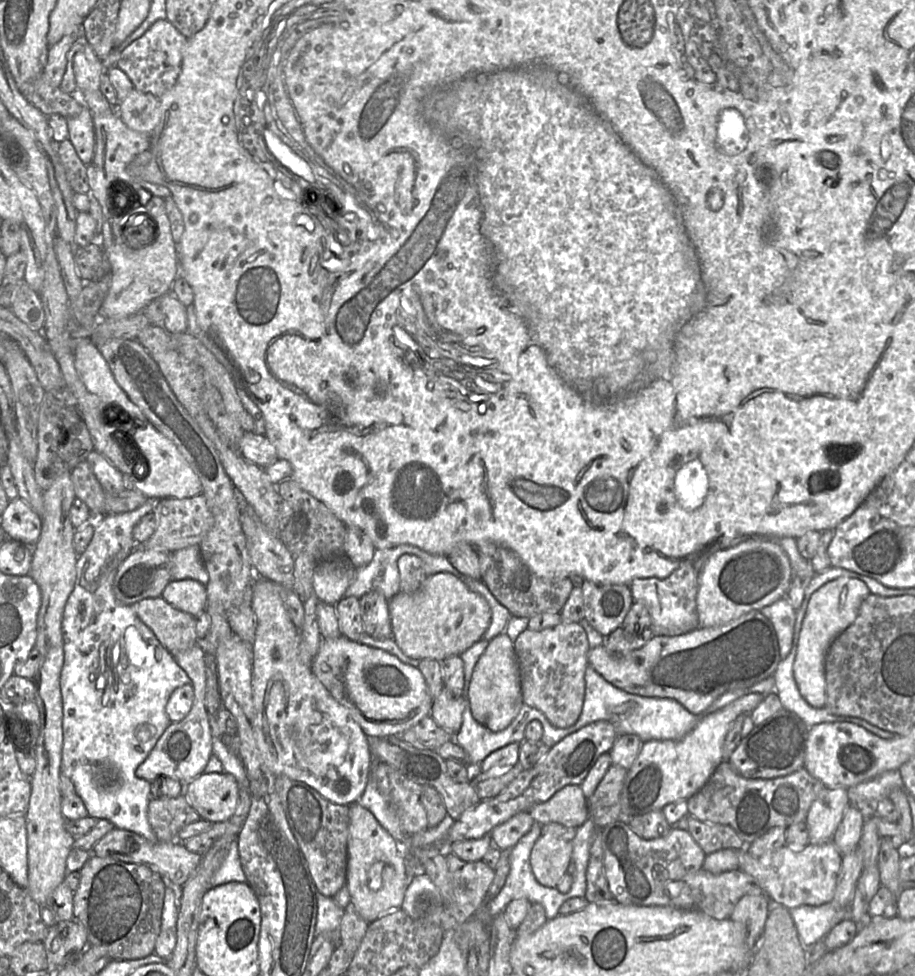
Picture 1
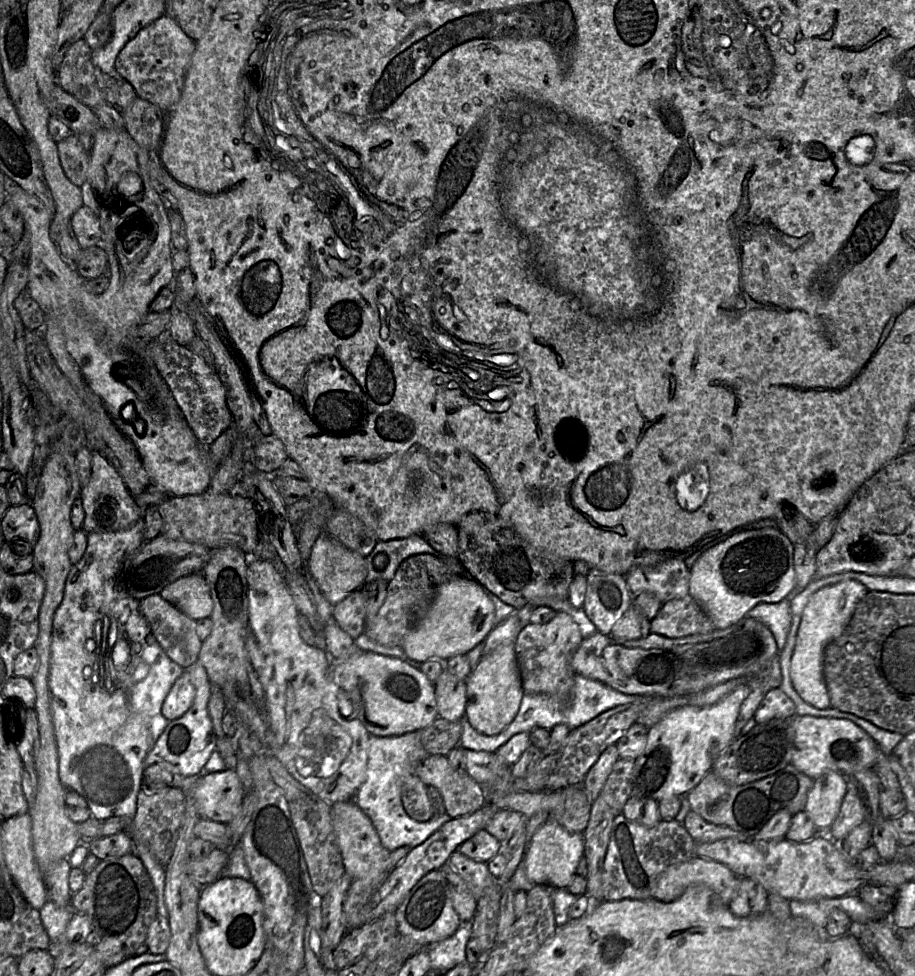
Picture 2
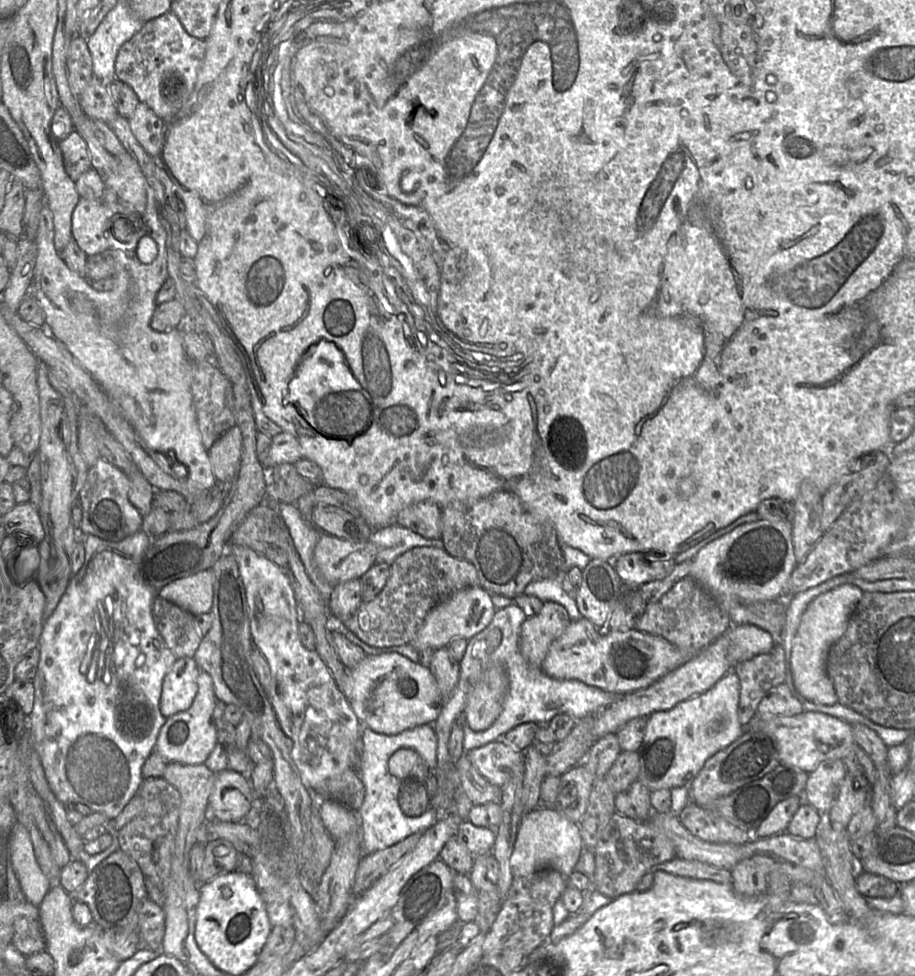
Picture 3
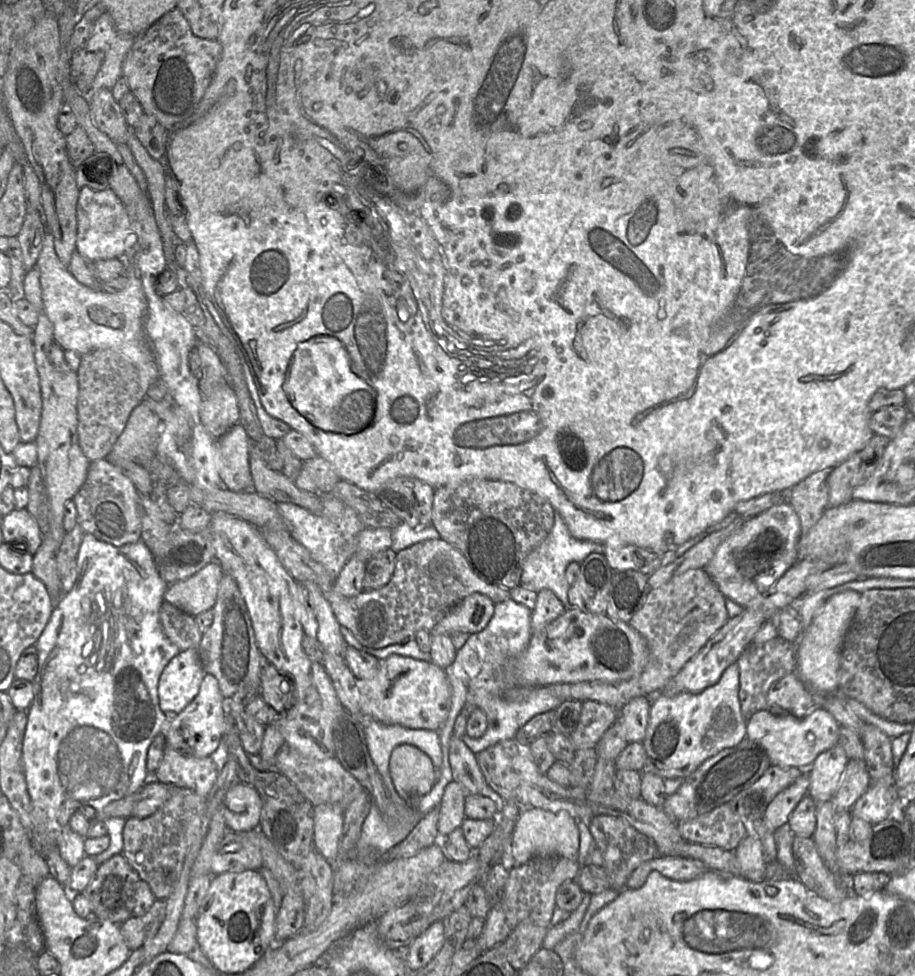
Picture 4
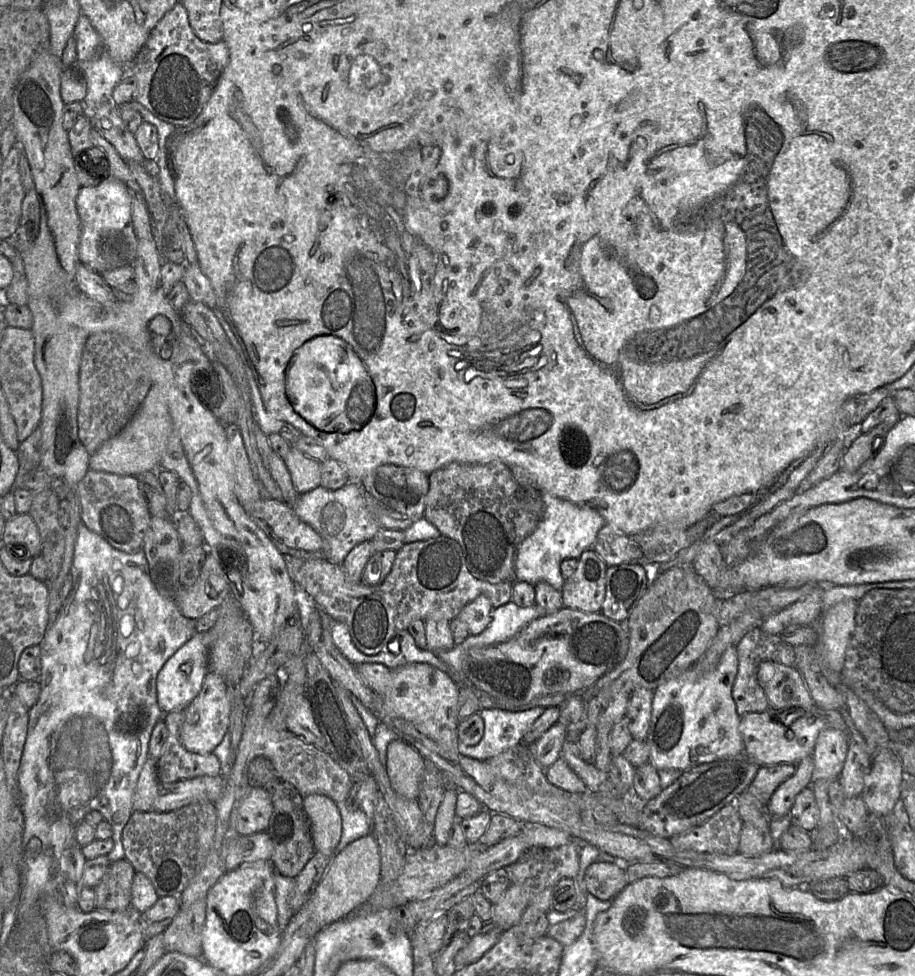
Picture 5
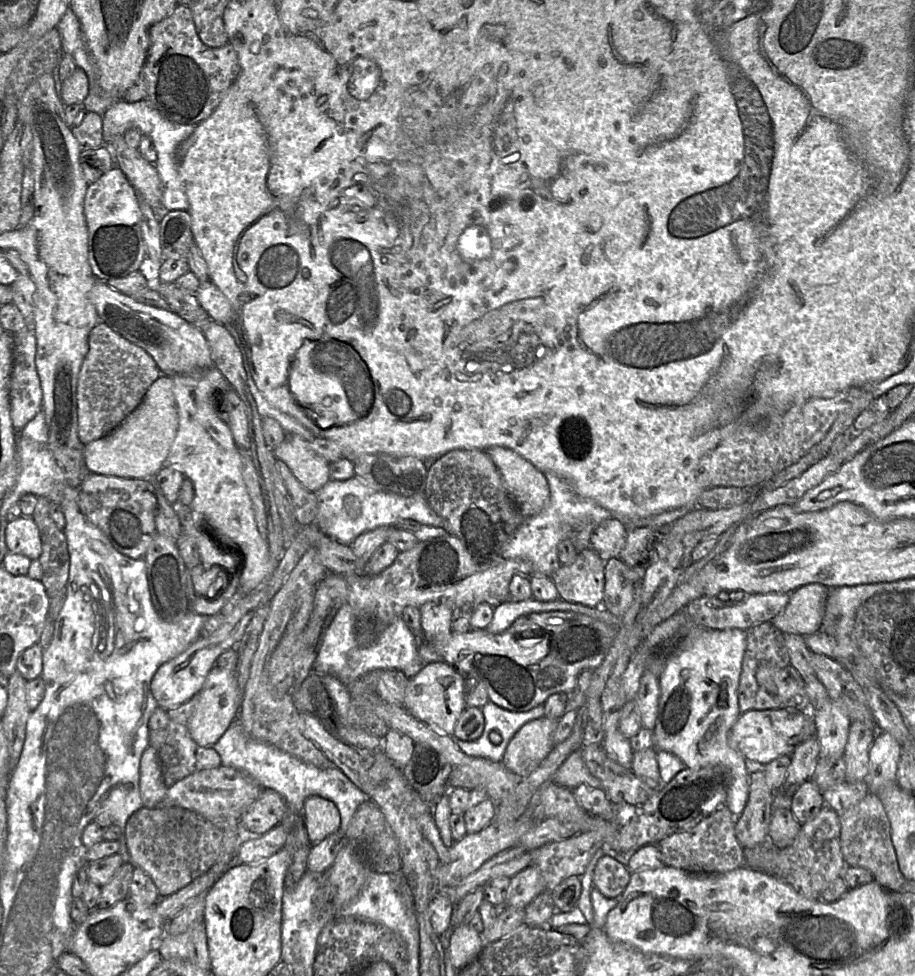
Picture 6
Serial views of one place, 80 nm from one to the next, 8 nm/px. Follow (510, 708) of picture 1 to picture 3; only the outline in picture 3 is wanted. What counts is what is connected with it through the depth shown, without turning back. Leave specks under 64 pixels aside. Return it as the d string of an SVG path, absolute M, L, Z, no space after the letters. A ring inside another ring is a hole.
M489 670L469 692L463 710L463 721L474 732L489 729L502 711L504 678L497 670Z

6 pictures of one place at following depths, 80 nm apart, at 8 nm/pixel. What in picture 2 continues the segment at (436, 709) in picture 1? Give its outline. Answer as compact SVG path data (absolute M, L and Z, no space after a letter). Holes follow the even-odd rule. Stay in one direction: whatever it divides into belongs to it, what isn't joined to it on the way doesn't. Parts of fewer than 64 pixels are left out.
M444 668L435 682L435 698L438 718L460 721L466 708L466 681Z

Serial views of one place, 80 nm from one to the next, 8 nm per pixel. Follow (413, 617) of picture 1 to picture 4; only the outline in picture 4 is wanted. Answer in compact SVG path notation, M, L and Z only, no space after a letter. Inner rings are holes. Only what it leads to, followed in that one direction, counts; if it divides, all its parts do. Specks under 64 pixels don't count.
M472 593L457 603L432 629L434 633L482 631L494 614L495 604L484 594Z

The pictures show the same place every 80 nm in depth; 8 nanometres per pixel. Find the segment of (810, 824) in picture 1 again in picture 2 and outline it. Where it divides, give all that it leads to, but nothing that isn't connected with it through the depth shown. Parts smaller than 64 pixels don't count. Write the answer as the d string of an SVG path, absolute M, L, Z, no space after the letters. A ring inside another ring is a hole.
M829 771L814 779L805 809L818 831L829 830L839 813L846 792L846 780L839 772Z

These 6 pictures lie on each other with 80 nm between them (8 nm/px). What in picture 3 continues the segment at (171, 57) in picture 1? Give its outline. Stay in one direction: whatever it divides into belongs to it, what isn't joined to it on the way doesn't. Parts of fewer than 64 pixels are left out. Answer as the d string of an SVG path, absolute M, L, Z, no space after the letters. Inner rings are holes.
M167 12L144 24L143 28L119 50L115 62L116 78L130 86L141 103L150 107L165 122L184 106L195 89L206 54L206 41L189 35L173 12Z

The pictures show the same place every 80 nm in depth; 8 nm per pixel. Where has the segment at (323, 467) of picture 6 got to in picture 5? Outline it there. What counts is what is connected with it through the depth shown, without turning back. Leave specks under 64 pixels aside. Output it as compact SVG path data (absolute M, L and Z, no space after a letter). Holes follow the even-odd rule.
M291 446L284 462L291 475L292 483L299 494L307 493L320 486L320 461L308 457Z

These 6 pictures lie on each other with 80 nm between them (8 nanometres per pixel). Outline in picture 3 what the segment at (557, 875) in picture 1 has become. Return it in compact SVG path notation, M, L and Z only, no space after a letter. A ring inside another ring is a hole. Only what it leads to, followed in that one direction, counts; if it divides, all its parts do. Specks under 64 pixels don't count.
M553 808L535 809L524 814L510 859L514 876L526 877L543 868L560 872L567 879L580 858L584 847L580 825Z

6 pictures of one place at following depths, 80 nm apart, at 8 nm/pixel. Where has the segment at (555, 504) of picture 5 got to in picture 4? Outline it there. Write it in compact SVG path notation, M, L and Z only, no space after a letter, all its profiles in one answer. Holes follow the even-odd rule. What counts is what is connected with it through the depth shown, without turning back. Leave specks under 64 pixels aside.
M555 512L554 525L548 536L528 555L523 563L521 585L527 590L538 593L542 589L551 590L564 604L566 609L574 608L568 598L570 584L565 570L571 562L579 564L592 552L601 552L602 544L574 538L563 518Z

